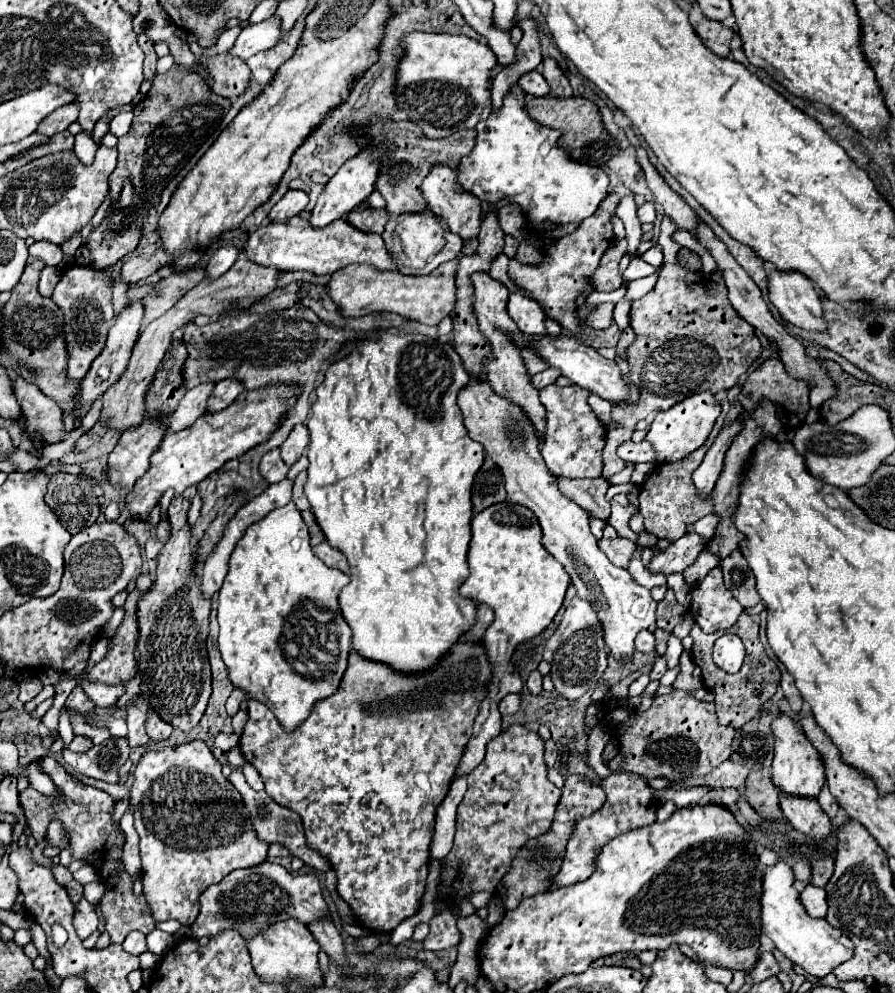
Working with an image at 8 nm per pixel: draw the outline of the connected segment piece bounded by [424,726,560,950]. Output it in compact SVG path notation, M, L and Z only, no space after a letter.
M510 726L490 740L486 758L468 776L468 792L458 806L454 846L442 862L436 902L446 904L432 920L424 950L454 948L460 944L458 916L474 914L470 896L482 890L496 890L510 868L510 860L526 840L548 832L560 790L546 778L544 740L524 726Z

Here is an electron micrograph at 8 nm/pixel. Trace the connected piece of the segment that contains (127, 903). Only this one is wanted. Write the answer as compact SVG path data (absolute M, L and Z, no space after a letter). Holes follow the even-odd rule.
M46 756L46 760L42 760L42 768L44 768L44 772L48 772L52 776L54 784L58 786L58 790L62 790L66 800L42 796L34 788L28 788L26 792L20 794L32 836L42 840L46 836L48 824L52 820L60 820L70 835L70 849L73 859L88 860L92 866L102 870L100 880L108 886L108 892L104 894L104 898L100 902L100 910L106 920L106 932L110 934L114 944L122 944L130 930L140 930L144 934L152 932L156 922L150 914L150 908L144 898L136 898L132 894L134 876L128 876L124 872L124 864L120 860L122 858L122 838L118 836L118 830L112 826L112 818L110 818L112 808L114 808L114 798L98 788L86 786L80 780L72 778L52 756ZM56 802L62 802L62 804L56 804Z

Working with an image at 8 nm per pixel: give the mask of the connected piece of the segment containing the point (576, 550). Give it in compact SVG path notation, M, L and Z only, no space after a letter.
M470 378L470 384L458 394L458 406L464 414L464 424L470 432L470 438L484 444L486 454L500 466L508 498L514 504L530 508L542 526L544 538L542 544L546 550L562 562L566 572L572 578L572 584L584 600L594 604L598 620L604 630L604 642L610 654L624 666L632 660L636 648L634 638L640 630L648 628L656 616L656 602L650 596L650 590L640 586L626 568L614 566L606 554L598 548L596 536L590 532L588 514L568 500L556 486L550 470L546 468L542 454L538 450L538 436L526 416L510 400L500 398L488 384L488 380Z

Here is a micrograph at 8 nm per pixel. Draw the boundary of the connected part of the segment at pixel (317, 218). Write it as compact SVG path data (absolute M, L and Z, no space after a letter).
M374 148L374 150L362 150L358 156L350 158L350 160L340 168L338 174L334 174L334 176L328 180L324 192L318 196L318 202L316 202L314 210L310 212L310 218L308 218L310 226L328 226L330 222L334 222L334 220L346 216L348 212L352 212L358 204L362 204L362 202L370 196L370 192L374 190L374 184L376 184L380 154L382 154L382 152L378 152L376 148Z

